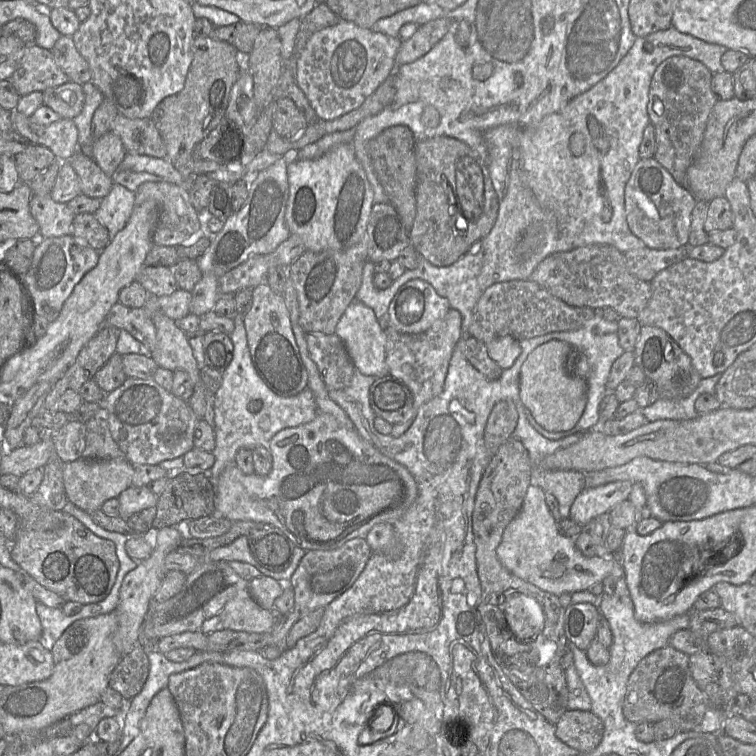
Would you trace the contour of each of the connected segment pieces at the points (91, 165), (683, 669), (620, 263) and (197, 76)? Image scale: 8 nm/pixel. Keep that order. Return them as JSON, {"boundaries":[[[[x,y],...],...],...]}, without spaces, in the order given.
{"boundaries":[[[[77,150],[67,162],[79,178],[81,194],[98,199],[108,195],[114,182],[91,157]]],[[[670,645],[644,657],[631,673],[623,700],[624,717],[635,724],[672,720],[678,732],[698,729],[705,712],[711,706],[699,689],[689,668],[689,656]]],[[[594,244],[553,253],[537,265],[529,280],[570,306],[593,309],[611,307],[622,318],[637,318],[652,295],[650,283],[629,272],[625,254],[607,244]]],[[[212,35],[193,38],[192,62],[187,72],[184,86],[177,94],[164,98],[154,108],[150,119],[158,130],[166,147],[166,159],[181,174],[185,182],[191,182],[192,175],[192,152],[219,123],[226,117],[231,88],[236,82],[242,69],[243,57],[236,48],[226,41],[216,39]]]]}

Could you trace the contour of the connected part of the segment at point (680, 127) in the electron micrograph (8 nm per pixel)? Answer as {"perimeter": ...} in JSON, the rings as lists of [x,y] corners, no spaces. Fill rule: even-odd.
{"perimeter":[[[672,56],[655,70],[649,90],[647,112],[655,129],[656,149],[654,158],[682,186],[687,186],[686,171],[692,164],[701,145],[710,113],[718,98],[711,89],[713,73],[701,62],[686,56]]]}

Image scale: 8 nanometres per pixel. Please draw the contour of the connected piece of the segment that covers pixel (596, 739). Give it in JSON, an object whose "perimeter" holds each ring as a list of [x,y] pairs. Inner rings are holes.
{"perimeter":[[[567,710],[555,725],[555,734],[566,745],[589,752],[600,744],[604,725],[592,711]]]}

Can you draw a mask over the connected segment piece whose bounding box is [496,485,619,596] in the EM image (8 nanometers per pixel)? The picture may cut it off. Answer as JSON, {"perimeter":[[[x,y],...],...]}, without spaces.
{"perimeter":[[[533,485],[527,489],[519,513],[505,528],[496,554],[510,573],[556,596],[587,590],[596,583],[602,583],[615,561],[619,561],[619,558],[607,554],[592,557],[581,554],[574,539],[559,533],[557,522],[546,505],[545,491]]]}

